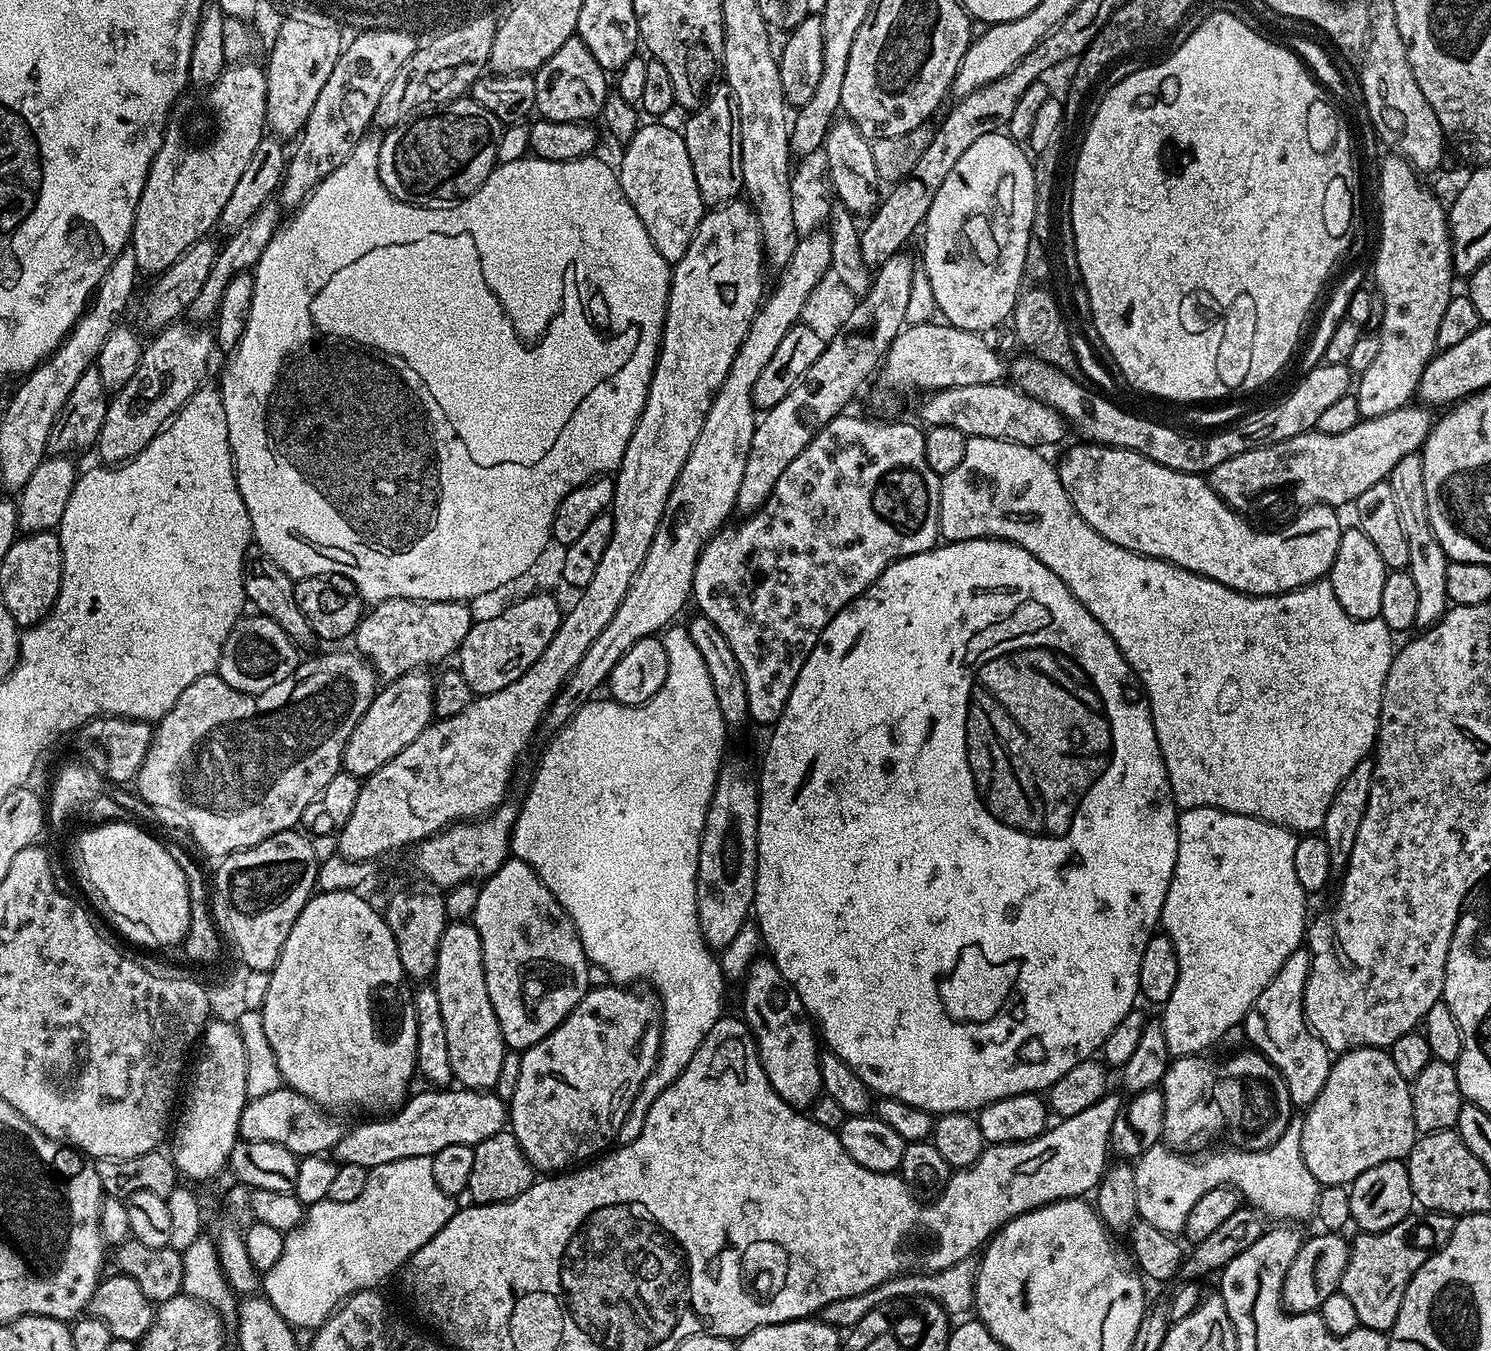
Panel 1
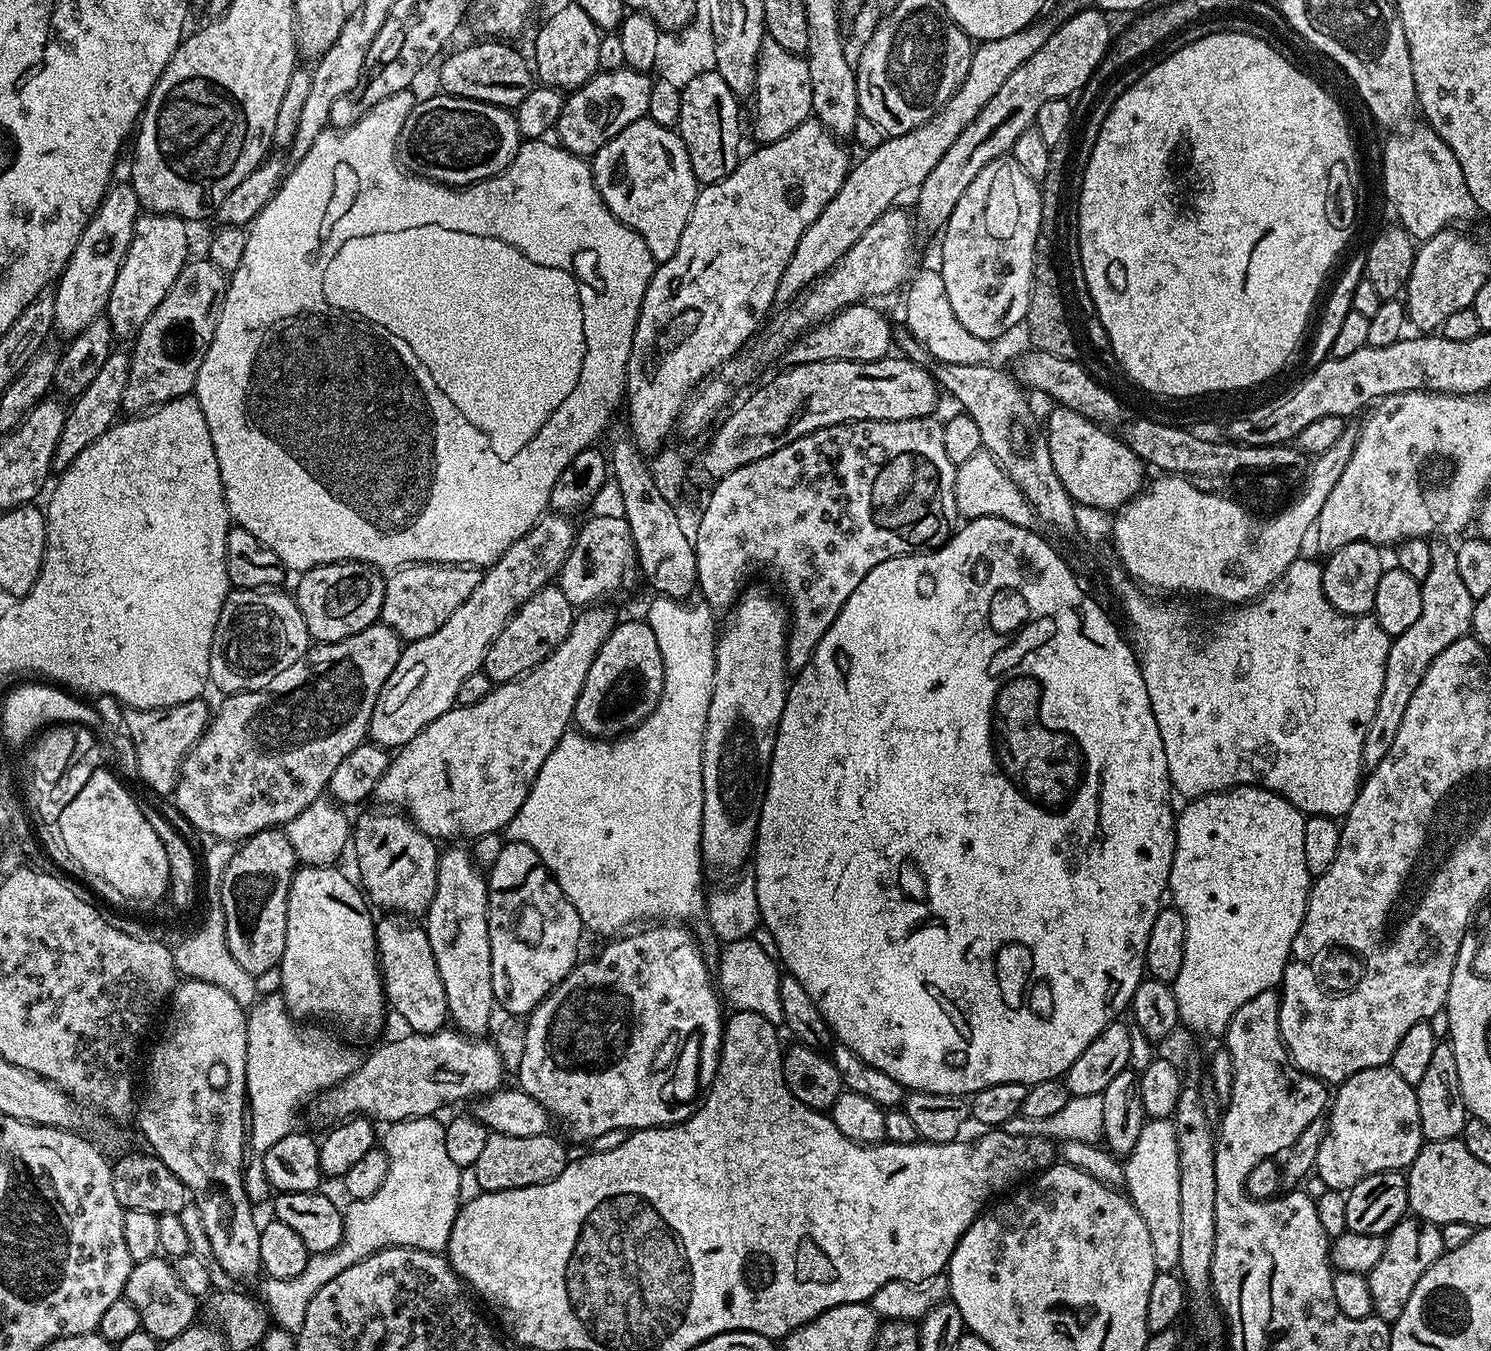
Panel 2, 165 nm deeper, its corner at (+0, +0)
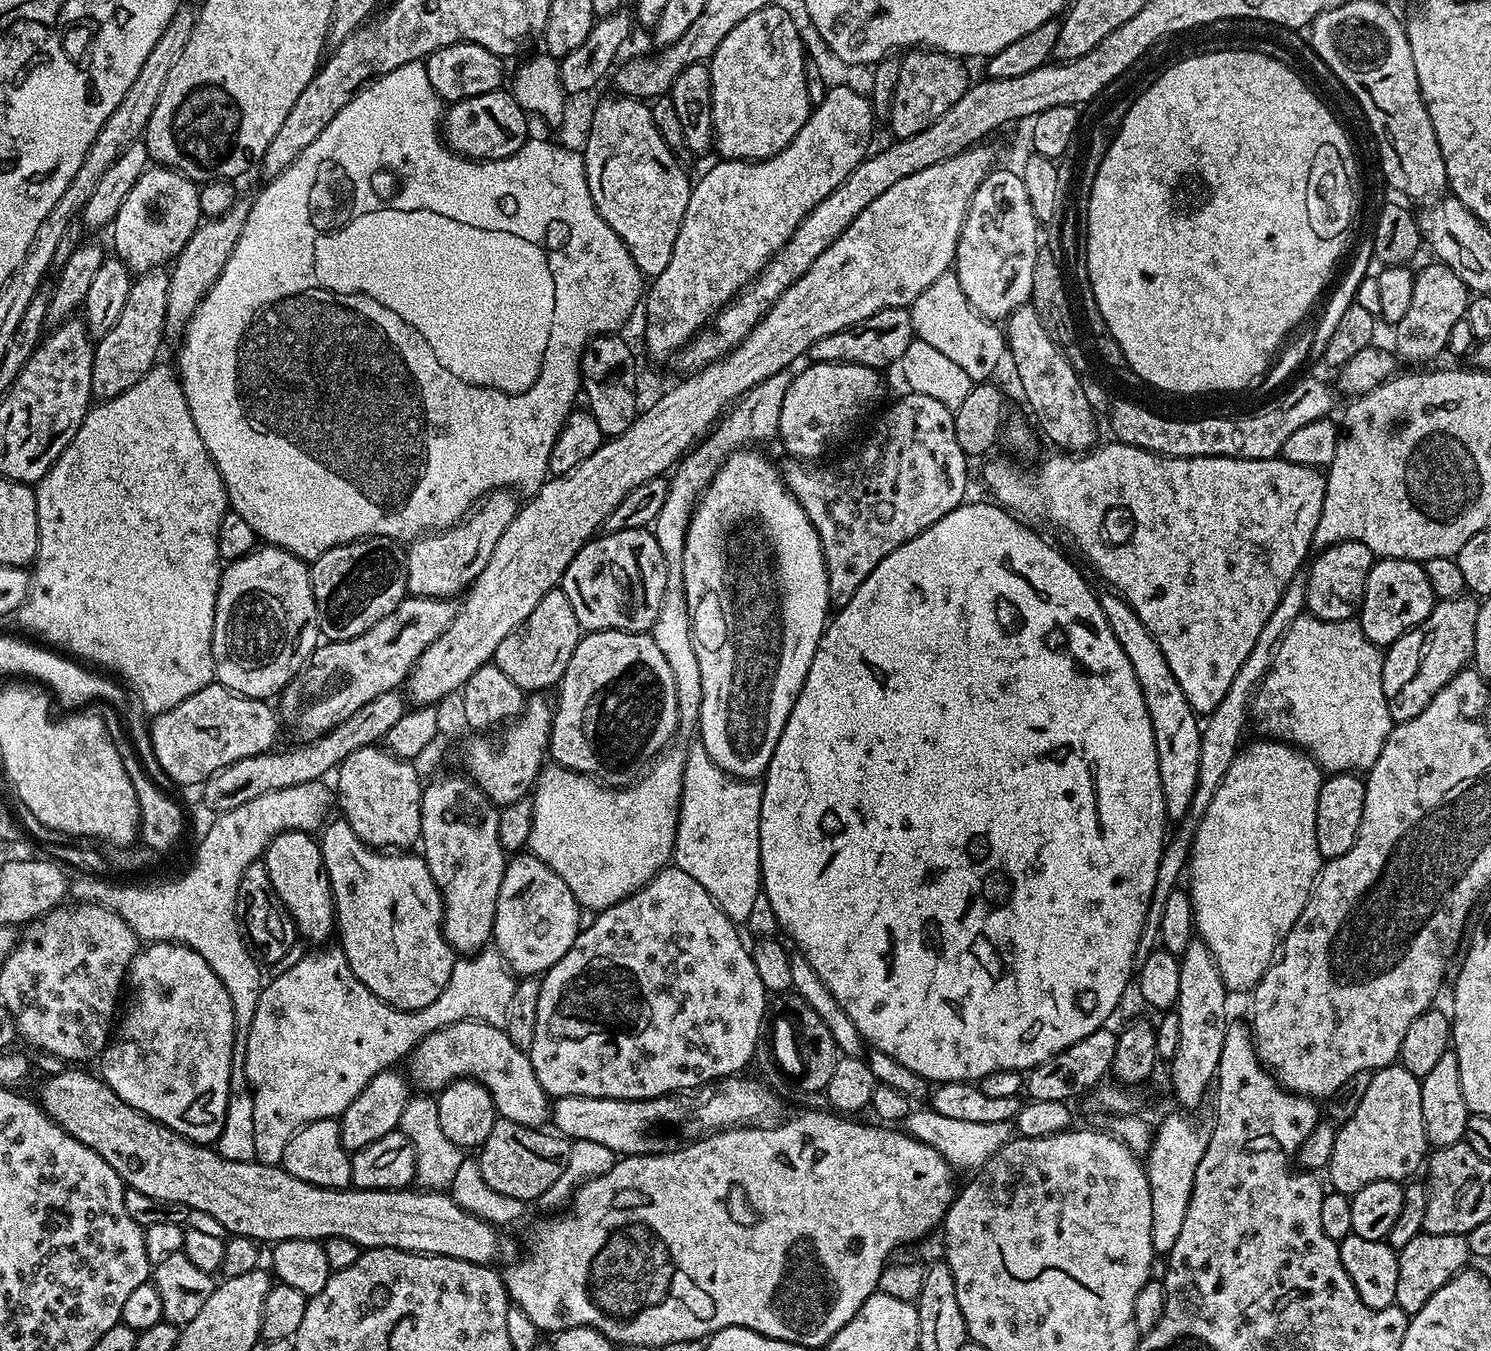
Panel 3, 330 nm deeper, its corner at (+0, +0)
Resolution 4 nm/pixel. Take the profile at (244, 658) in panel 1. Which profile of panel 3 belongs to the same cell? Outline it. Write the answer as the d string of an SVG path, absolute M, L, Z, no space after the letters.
M257 546L252 549L249 556L241 560L233 560L220 573L220 585L218 586L218 598L216 599L216 613L214 614L214 634L212 635L212 657L216 663L216 680L222 686L236 692L239 696L252 696L255 700L275 697L283 693L288 687L292 677L299 673L300 669L308 663L308 657L316 651L321 643L322 633L320 630L320 619L314 602L314 590L312 589L312 574L309 565L299 560L293 552L287 552L284 548L273 548L271 546Z

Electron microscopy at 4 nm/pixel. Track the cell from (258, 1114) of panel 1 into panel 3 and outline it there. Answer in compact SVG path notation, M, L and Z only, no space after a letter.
M463 1020L457 1024L446 1026L418 1042L411 1056L407 1057L406 1076L413 1085L416 1084L421 1093L438 1094L454 1080L477 1080L490 1094L497 1113L510 1122L518 1122L527 1128L540 1128L550 1116L550 1097L542 1090L542 1082L538 1082L538 1074L534 1074L534 1066L530 1062L525 1049L514 1046L503 1028L495 1028L477 1020Z

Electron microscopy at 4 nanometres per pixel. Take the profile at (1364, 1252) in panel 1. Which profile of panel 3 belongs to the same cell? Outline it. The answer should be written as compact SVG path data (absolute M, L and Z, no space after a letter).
M1419 1232L1406 1246L1398 1250L1398 1290L1396 1291L1395 1307L1409 1314L1422 1310L1426 1302L1446 1282L1450 1282L1452 1276L1457 1276L1460 1272L1469 1267L1470 1257L1468 1254L1467 1235L1458 1234L1430 1234L1429 1232Z

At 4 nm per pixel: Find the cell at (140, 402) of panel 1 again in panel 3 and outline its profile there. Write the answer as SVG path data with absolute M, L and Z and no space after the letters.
M240 198L230 206L230 210L226 210L226 214L205 219L200 227L194 230L190 242L186 242L186 246L177 254L170 268L166 318L164 319L164 334L169 341L179 341L184 336L192 316L196 313L196 308L208 295L214 282L218 282L218 278L242 234L242 226L246 226L249 207L249 201Z

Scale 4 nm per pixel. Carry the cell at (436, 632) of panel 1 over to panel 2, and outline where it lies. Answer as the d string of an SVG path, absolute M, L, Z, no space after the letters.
M410 564L397 568L384 585L380 620L393 628L401 641L426 638L434 634L434 630L438 630L438 626L442 626L442 622L446 622L474 590L478 590L478 582L482 582L483 577L481 569L462 564Z

